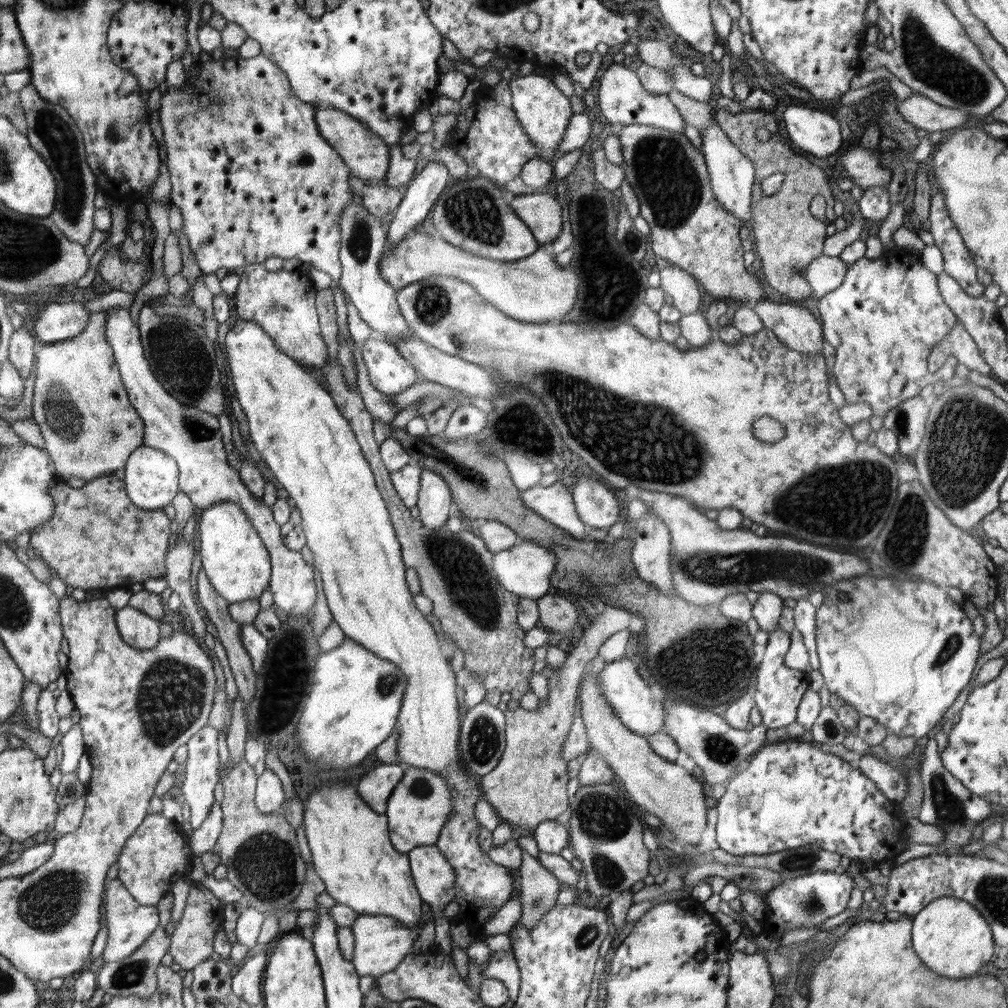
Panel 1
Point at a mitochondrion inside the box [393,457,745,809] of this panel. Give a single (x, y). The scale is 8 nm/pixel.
(472, 592)

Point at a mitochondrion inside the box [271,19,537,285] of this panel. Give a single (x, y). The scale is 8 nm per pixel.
(471, 210)

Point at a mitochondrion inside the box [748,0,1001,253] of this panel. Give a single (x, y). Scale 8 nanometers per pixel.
(960, 80)

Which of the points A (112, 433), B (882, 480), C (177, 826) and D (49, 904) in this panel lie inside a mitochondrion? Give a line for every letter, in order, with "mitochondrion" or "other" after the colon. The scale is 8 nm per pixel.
A: mitochondrion
B: mitochondrion
C: other
D: mitochondrion

